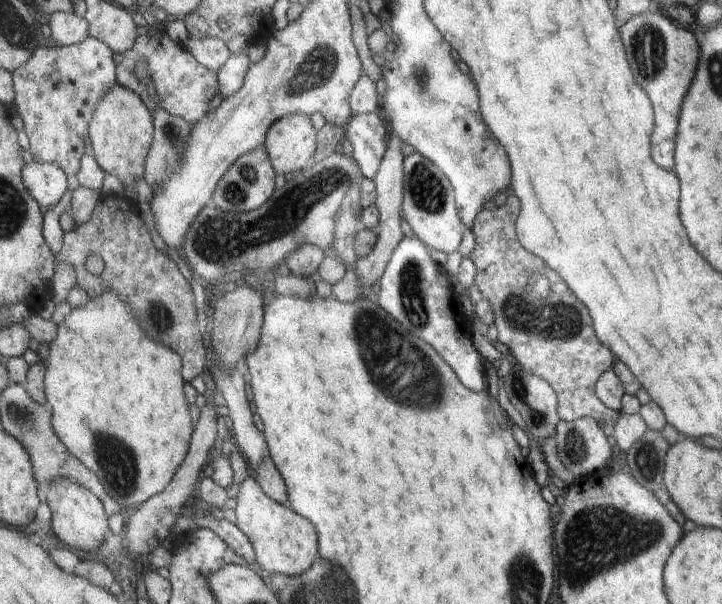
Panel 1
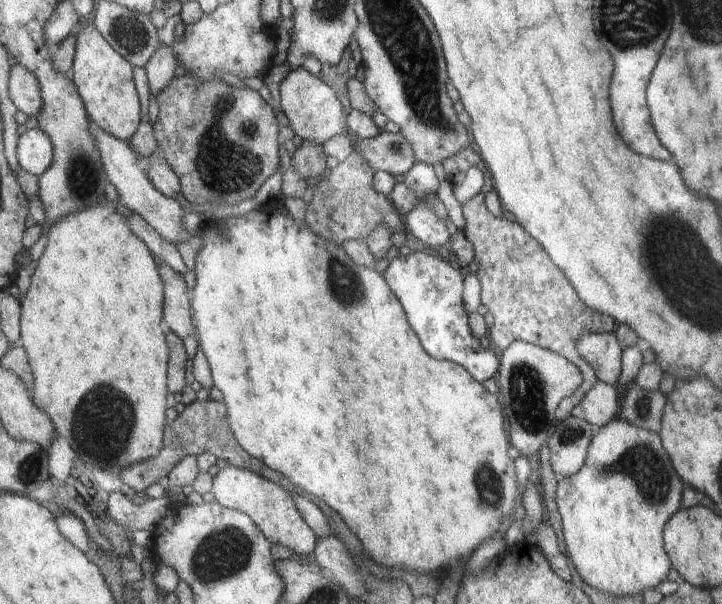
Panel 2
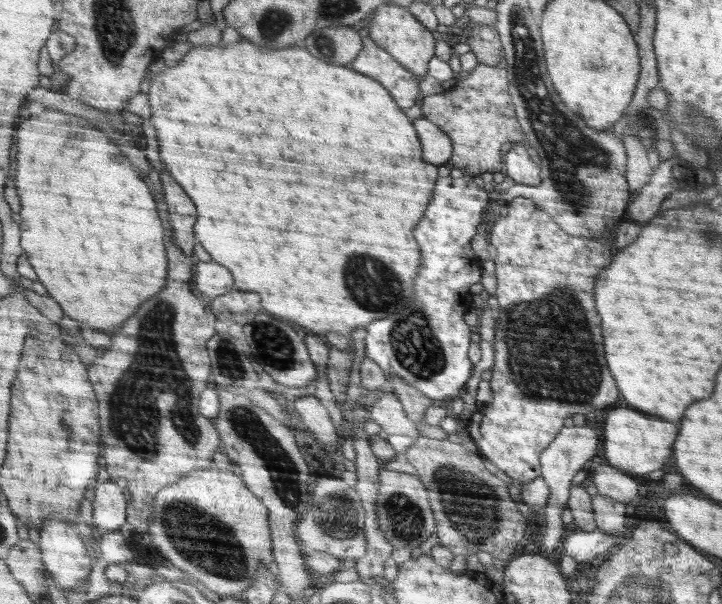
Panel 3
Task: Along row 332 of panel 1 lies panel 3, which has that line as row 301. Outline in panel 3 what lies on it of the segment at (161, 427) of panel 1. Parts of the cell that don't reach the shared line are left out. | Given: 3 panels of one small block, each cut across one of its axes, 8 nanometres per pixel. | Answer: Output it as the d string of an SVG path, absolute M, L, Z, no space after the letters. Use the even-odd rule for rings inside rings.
M46 109L45 112L36 116L31 116L27 120L23 120L18 125L18 146L20 146L20 154L18 154L18 190L20 196L24 200L24 224L22 224L22 244L28 254L30 263L32 264L35 272L50 291L51 296L58 301L64 308L65 314L70 318L77 320L78 323L84 323L100 331L116 330L122 326L122 322L126 322L142 302L146 302L148 298L152 298L154 294L158 294L164 284L166 284L166 252L164 252L164 228L160 224L156 206L154 206L154 198L150 194L150 190L146 188L146 184L138 178L138 174L132 170L132 164L128 162L128 158L120 152L120 148L108 140L104 136L104 129L101 126L94 124L89 119L82 117L68 115L62 110Z

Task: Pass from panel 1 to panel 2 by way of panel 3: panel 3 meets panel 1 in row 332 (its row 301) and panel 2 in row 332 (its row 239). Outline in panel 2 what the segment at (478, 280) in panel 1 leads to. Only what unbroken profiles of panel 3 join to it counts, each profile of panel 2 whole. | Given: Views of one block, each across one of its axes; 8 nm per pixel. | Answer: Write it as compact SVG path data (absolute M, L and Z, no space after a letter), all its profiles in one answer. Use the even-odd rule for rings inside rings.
M466 147L464 151L459 151L454 157L448 158L442 163L446 181L453 185L461 185L465 179L466 171L475 166L484 174L484 187L476 194L472 200L462 204L463 214L466 220L464 230L465 236L473 245L476 260L479 263L477 272L475 273L482 285L481 301L484 306L488 307L494 324L488 328L488 337L492 342L492 347L498 348L499 352L504 351L508 344L512 344L514 340L524 340L524 342L532 342L532 344L541 348L550 350L551 352L560 354L566 358L583 377L580 387L572 392L571 396L565 397L556 408L555 418L558 422L565 420L571 415L572 409L580 404L584 394L594 387L598 382L598 376L585 358L581 356L580 350L577 348L577 340L582 335L590 333L614 333L614 320L612 316L604 316L592 308L588 308L578 294L574 292L574 288L570 286L570 282L566 280L566 276L550 262L550 258L546 256L546 252L542 250L542 246L532 240L528 234L524 234L522 226L518 222L512 220L504 220L504 218L494 218L488 208L484 206L484 196L488 194L488 190L495 188L492 182L492 174L486 164L482 162L478 151ZM530 240L534 244L530 244ZM526 248L530 250L530 254L526 254L526 260L530 260L528 265L518 263L520 250ZM534 256L534 260L532 260ZM516 268L518 268L518 276L516 276ZM522 272L526 276L522 276ZM518 280L518 282L512 282ZM526 280L526 282L522 282ZM534 280L534 282L530 282Z

